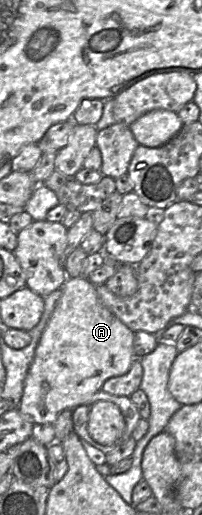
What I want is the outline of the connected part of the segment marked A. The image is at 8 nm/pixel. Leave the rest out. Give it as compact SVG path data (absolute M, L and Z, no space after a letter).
M67 278L61 290L62 295L57 301L36 347L18 407L19 411L30 417L34 424L53 425L62 411L73 410L86 404L89 398L102 389L106 380L126 374L135 360L135 332L102 304L97 295L96 286L88 278Z

